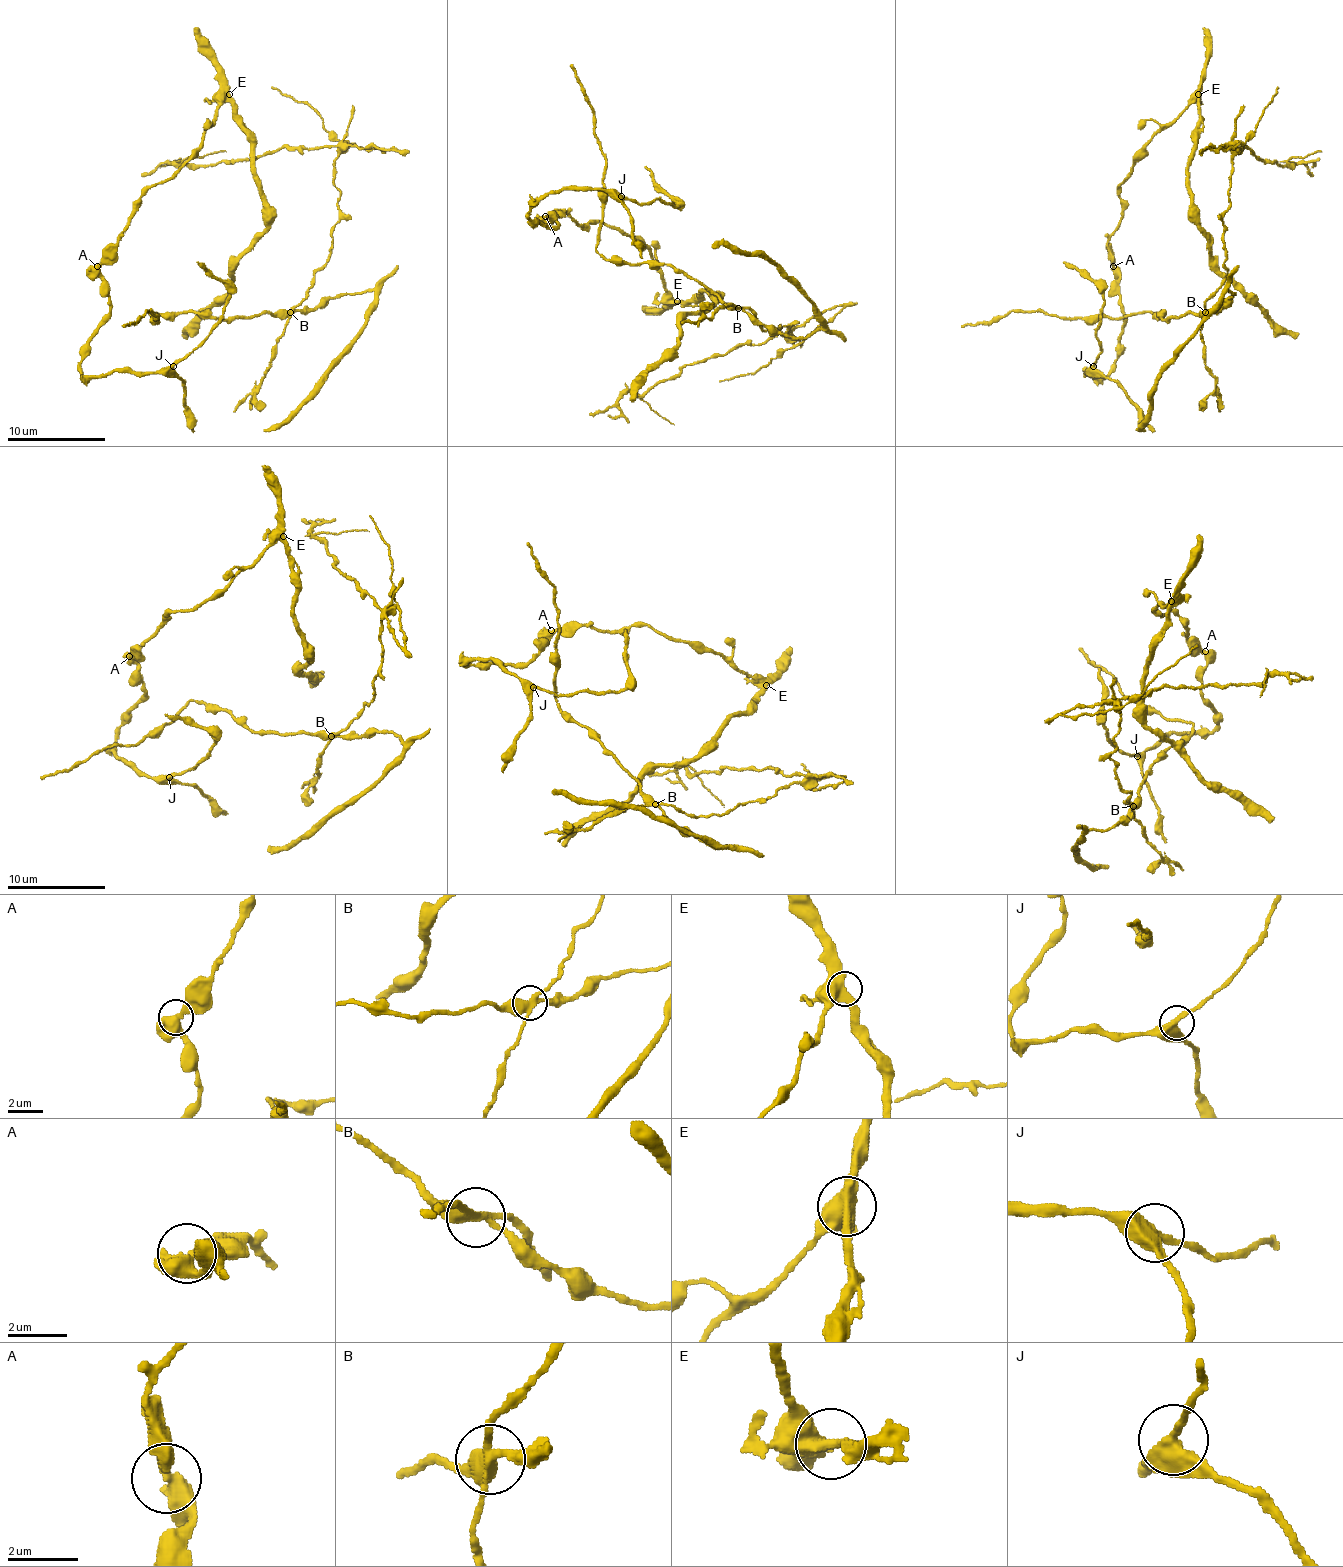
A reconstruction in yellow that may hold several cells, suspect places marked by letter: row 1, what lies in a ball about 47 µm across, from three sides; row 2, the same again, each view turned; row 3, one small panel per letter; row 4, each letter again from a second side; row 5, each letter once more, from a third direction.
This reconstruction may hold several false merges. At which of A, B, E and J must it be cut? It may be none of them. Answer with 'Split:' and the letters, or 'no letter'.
Split: B

